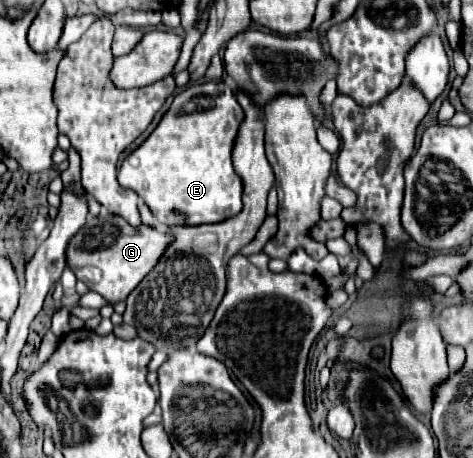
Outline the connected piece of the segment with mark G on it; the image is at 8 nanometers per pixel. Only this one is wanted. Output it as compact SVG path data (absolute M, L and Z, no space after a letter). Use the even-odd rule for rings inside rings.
M115 214L89 216L85 228L69 242L67 266L73 268L75 276L83 280L89 290L99 292L109 302L125 300L133 288L153 270L163 252L173 244L173 234L169 228L161 230L157 226L131 226L127 220Z

